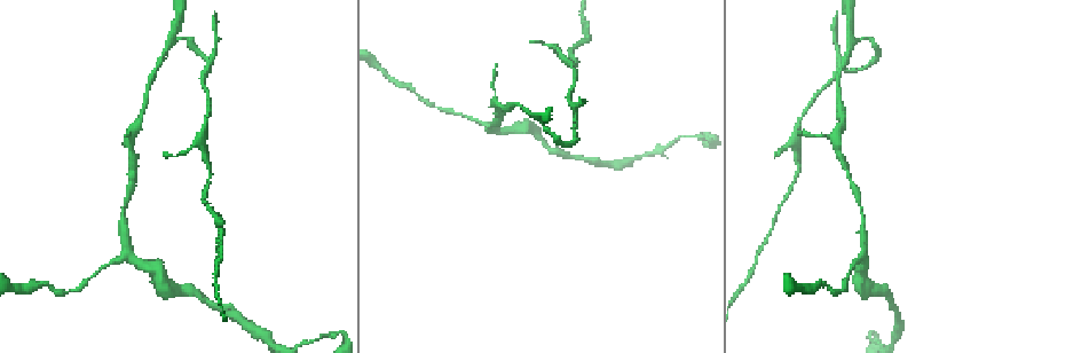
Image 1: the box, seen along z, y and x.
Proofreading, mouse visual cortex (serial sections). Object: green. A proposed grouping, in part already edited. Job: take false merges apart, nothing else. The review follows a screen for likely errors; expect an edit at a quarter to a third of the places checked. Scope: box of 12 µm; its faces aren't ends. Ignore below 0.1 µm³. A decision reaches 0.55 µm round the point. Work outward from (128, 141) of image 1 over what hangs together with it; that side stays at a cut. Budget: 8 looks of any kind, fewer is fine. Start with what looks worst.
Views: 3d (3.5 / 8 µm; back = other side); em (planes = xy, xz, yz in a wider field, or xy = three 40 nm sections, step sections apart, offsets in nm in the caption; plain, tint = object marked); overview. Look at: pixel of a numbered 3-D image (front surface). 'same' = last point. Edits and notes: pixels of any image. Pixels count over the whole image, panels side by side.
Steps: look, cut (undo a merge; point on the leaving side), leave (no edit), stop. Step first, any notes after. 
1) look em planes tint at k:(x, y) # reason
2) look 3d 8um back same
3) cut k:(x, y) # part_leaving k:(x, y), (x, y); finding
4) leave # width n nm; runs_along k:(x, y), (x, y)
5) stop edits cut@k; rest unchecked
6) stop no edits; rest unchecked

look 3d 8um at 1:(172, 45) # three arms meet

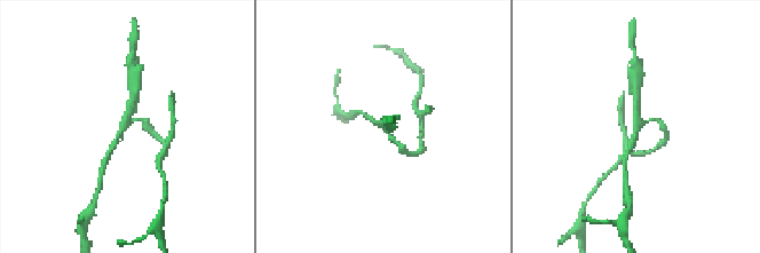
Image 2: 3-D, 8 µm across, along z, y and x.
look 3d 3.5um at 2:(126, 128)

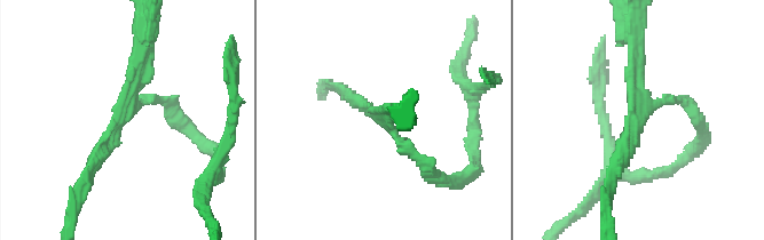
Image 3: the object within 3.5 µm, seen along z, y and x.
look em xy step 5 tint at 3:(129, 110) # arms 3; arm_widths 150, 200, 200 nm

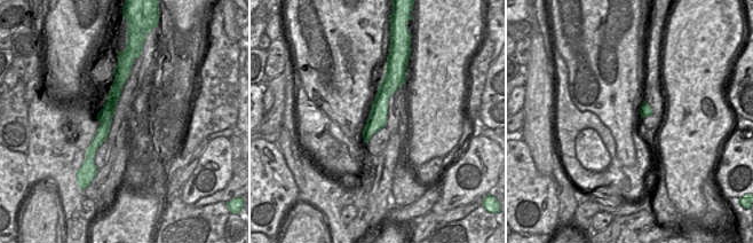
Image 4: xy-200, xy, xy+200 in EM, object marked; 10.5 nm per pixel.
cut 3:(682, 100) # part_leaving 3:(652, 105), (687, 102), (699, 144); a second cell is stuck on

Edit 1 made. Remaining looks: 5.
look 3d 3.5um at 1:(862, 255) # a fork

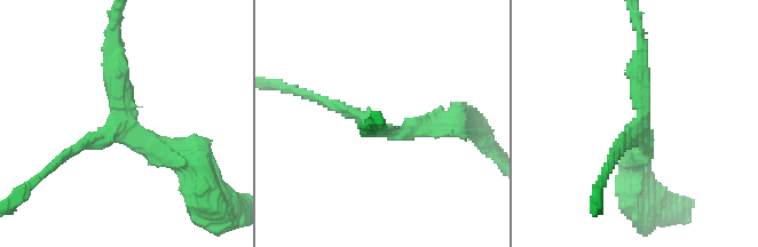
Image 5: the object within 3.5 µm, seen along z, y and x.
look em xy step 2 tint at 5:(121, 124) # arms 3; arm_widths 150, 200, 250 nm; now the EM

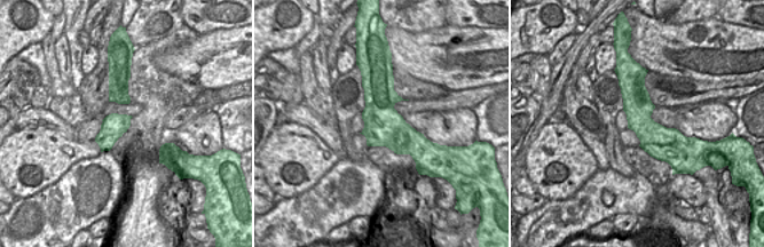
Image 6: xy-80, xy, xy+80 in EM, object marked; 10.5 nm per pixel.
look em xy step 3 tint same # another direction

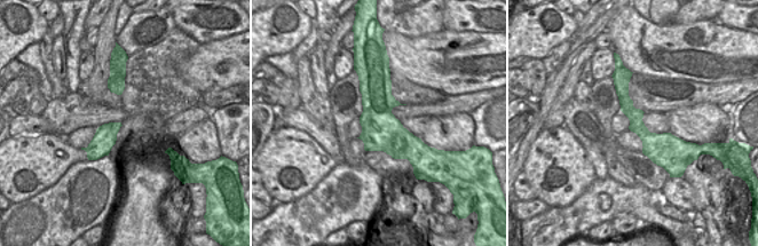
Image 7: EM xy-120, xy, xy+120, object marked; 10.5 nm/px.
leave # width 420 nm; runs_along 7:(624, 79), (626, 108), (664, 164); continuous, no second cell

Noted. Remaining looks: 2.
look 3d 3.5um at 1:(321, 338) # sharp bend

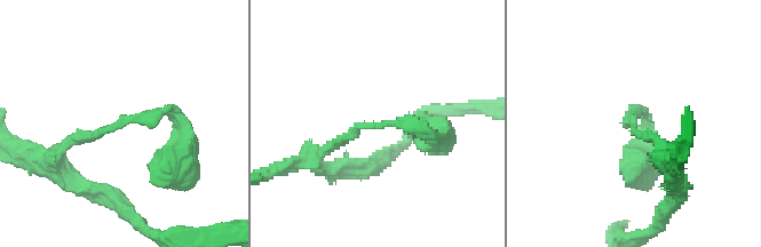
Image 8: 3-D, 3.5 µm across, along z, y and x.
look em xy step 2 tint at 8:(635, 125) # arm_widths 150, 150 nm; now the EM

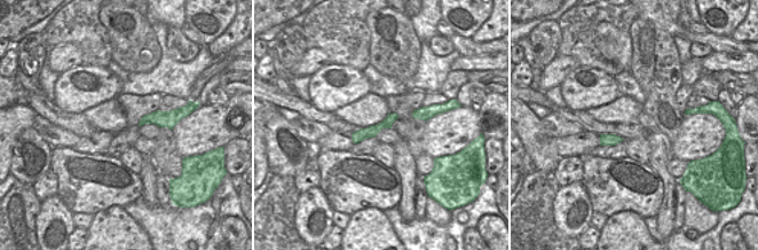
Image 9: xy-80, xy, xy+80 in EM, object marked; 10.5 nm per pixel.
leave # runs_along 8:(61, 151), (166, 109), (188, 127); one cell here

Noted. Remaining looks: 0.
stop edits cut@3; rest unchecked

